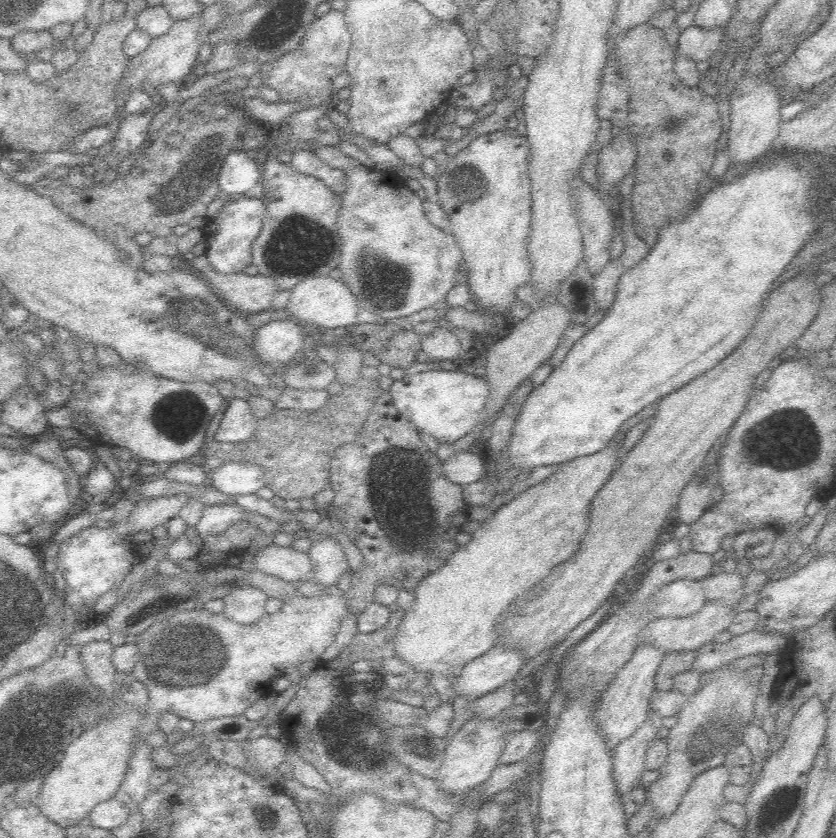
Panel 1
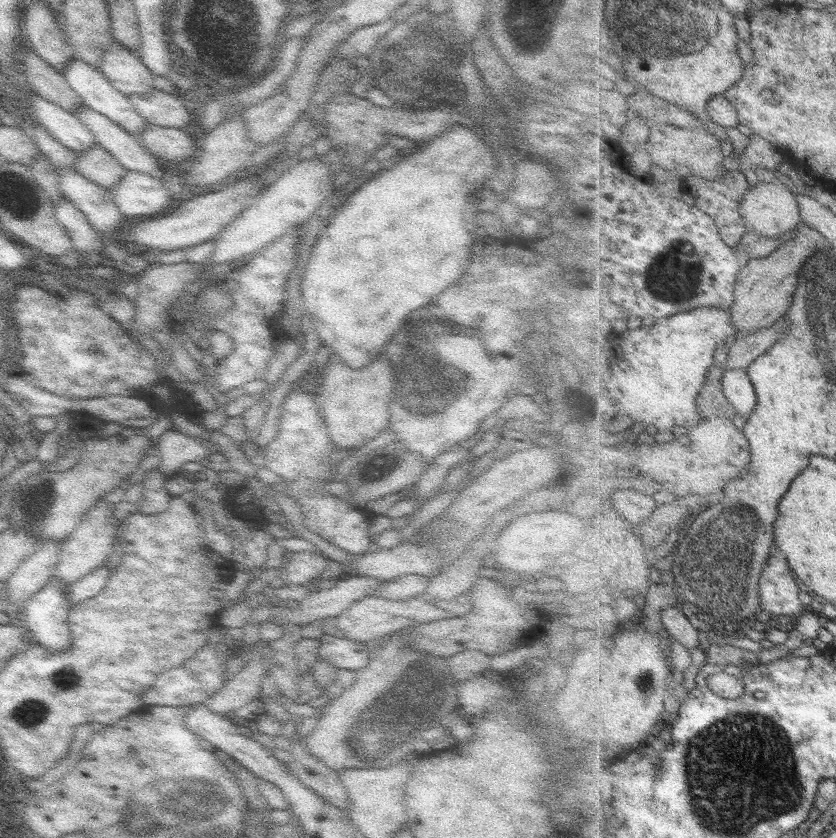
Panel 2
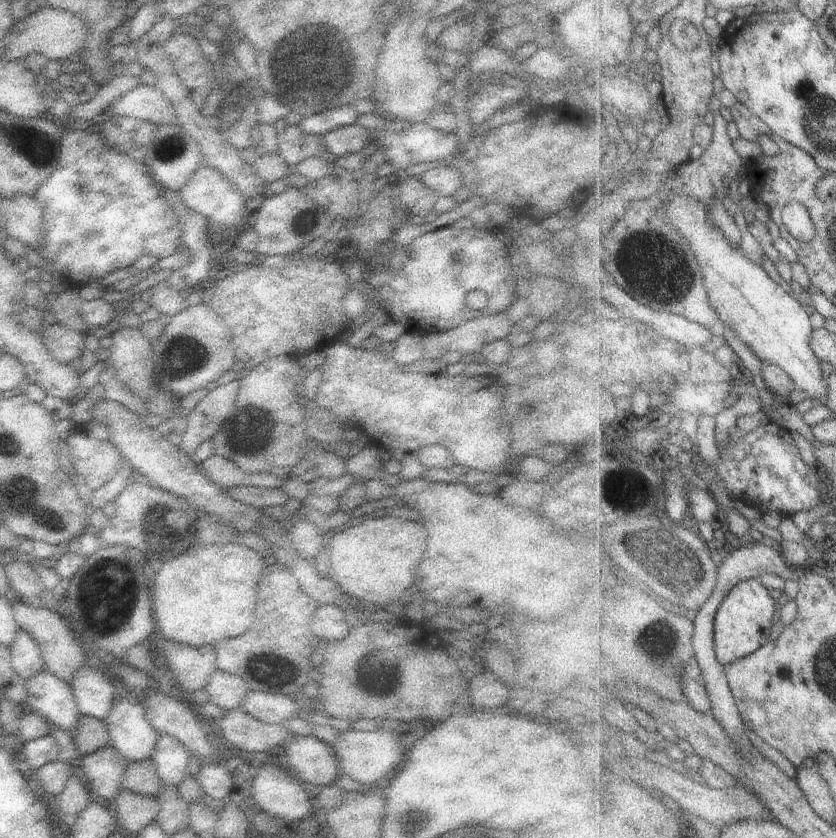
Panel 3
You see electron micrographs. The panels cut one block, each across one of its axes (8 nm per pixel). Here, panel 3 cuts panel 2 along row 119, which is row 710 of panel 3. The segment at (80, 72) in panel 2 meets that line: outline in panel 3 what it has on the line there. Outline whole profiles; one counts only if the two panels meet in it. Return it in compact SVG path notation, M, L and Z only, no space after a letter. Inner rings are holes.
M115 695L107 718L103 720L111 745L128 761L151 760L159 732L145 716L141 704Z

